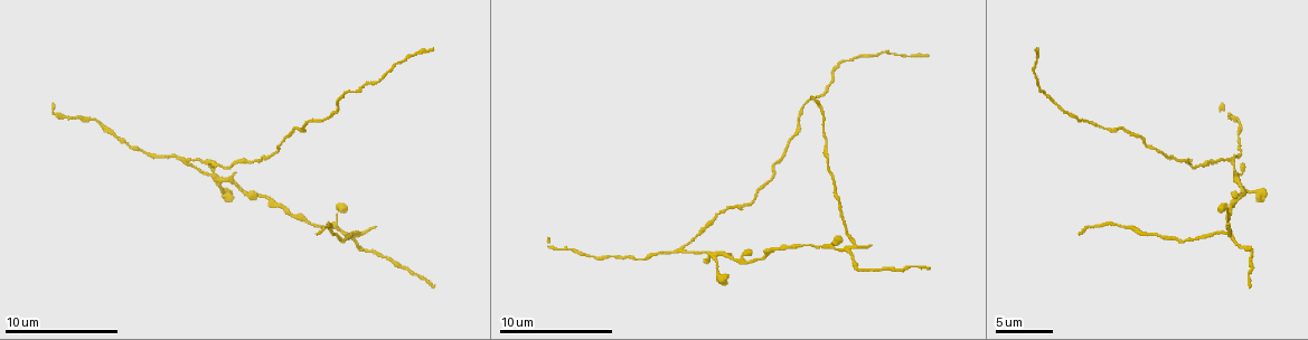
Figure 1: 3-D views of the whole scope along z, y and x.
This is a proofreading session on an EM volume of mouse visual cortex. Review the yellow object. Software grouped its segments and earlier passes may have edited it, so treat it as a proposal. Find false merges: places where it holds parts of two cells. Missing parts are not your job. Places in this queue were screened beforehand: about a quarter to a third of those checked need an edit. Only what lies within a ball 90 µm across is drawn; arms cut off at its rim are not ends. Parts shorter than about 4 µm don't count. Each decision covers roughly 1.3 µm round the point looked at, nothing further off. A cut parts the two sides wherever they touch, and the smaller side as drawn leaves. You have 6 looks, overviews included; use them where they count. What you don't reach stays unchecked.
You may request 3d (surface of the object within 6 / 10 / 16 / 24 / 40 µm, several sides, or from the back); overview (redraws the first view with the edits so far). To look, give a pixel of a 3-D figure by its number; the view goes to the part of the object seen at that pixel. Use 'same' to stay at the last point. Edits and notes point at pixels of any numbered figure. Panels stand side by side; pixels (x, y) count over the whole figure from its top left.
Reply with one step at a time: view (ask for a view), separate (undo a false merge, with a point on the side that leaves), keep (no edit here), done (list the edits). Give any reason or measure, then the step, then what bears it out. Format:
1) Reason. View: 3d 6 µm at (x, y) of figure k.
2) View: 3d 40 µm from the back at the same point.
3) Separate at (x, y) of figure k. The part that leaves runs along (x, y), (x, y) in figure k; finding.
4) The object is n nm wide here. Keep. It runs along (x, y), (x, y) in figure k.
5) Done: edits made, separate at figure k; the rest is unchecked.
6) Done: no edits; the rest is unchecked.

Four-way junction. View: 3d 6 µm at (1229, 237) of figure 1.

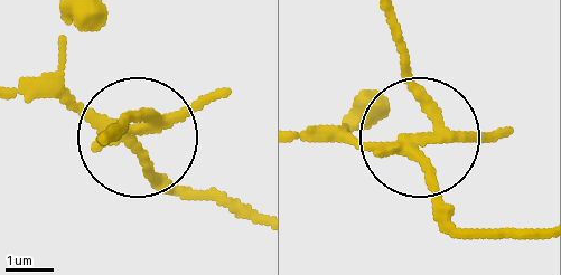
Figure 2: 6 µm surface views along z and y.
4 arms meet here. Separate at (183, 121) of figure 2. The part that leaves runs along (400, 149), (431, 113), (391, 17) in figure 2; a second cell is stuck on.

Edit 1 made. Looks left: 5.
Three arms meet. View: 3d 6 µm at (683, 245) of figure 1.

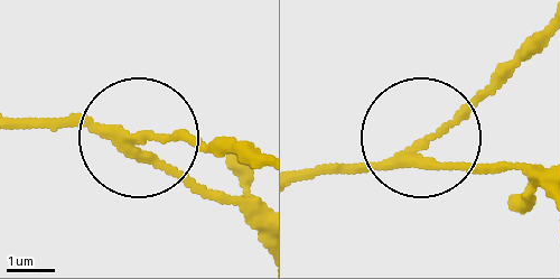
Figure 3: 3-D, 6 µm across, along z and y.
3 arms meet here. Separate at (180, 138) of figure 3. The part that leaves runs along (127, 135), (255, 150) in figure 3; a second cell is stuck on.

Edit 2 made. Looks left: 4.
Two arms in line, one across. View: 3d 6 µm at (732, 259) of figure 1.

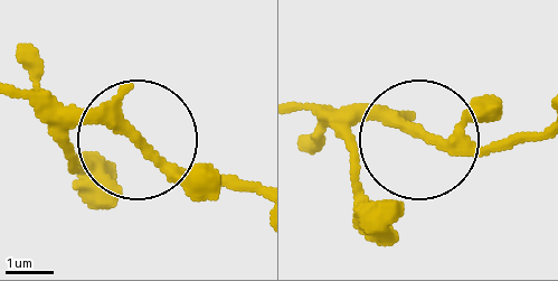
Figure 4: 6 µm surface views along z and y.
View: 3d 6 µm from the back at (417, 130) of figure 4.

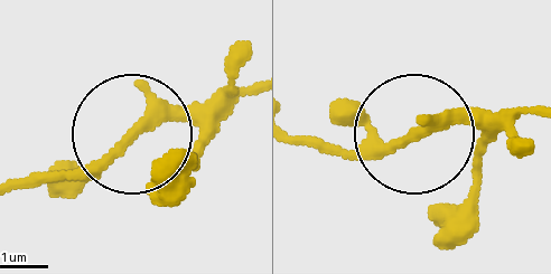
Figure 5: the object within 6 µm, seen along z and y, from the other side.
3 arms meet here. Keep. Continuous, no second cell.

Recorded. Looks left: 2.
Done: edits made, separate at figure 2, separate at figure 3; the rest is unchecked.

